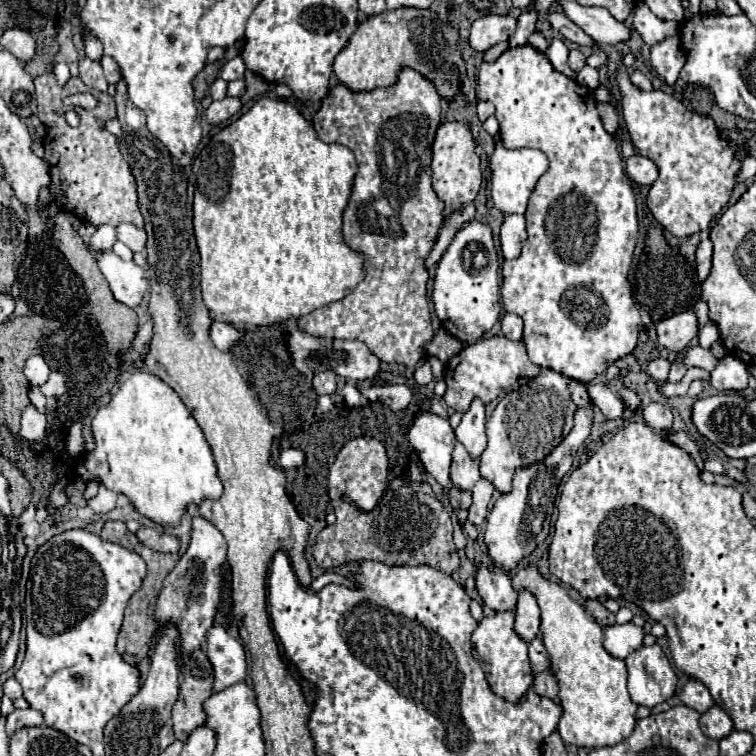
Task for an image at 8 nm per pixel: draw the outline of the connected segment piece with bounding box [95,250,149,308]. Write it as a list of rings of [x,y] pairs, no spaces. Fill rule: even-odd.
[[[113,250],[95,252],[95,260],[103,266],[103,276],[109,280],[115,300],[123,300],[125,306],[135,308],[149,288],[145,268],[137,266],[133,260],[121,260]]]

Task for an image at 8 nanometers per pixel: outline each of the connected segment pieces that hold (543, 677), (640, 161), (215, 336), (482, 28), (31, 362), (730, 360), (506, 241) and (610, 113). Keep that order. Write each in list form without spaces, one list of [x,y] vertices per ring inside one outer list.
[[[541,672],[537,674],[535,678],[535,684],[533,684],[533,690],[541,696],[547,696],[547,698],[553,698],[557,700],[557,682],[553,678],[551,672]]]
[[[639,154],[627,158],[625,170],[627,170],[629,178],[631,178],[635,184],[639,184],[639,186],[651,186],[651,184],[657,180],[657,176],[659,176],[657,166],[655,166],[649,158],[639,156]]]
[[[215,320],[211,326],[211,340],[219,350],[229,350],[231,344],[241,338],[243,338],[243,332],[233,328],[231,324],[223,324],[223,322]]]
[[[487,14],[473,22],[469,44],[477,52],[485,52],[491,46],[509,40],[517,30],[517,18]]]
[[[31,356],[25,362],[25,376],[33,386],[41,386],[49,376],[49,366],[41,356]]]
[[[727,354],[717,362],[715,370],[711,372],[709,382],[717,390],[743,390],[747,388],[747,378],[749,378],[749,372],[747,372],[745,362]]]
[[[521,214],[505,216],[505,220],[501,224],[501,250],[507,260],[517,258],[521,254],[521,246],[525,242],[525,238],[527,238],[525,218]]]
[[[597,104],[597,110],[599,110],[599,116],[603,120],[603,126],[609,134],[615,134],[617,128],[619,128],[619,118],[617,118],[617,110],[611,106],[611,104]]]

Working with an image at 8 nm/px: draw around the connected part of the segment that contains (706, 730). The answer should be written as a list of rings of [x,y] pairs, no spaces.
[[[713,706],[711,710],[707,710],[707,712],[701,716],[699,724],[701,724],[703,734],[709,736],[709,738],[713,738],[713,740],[721,740],[721,738],[725,738],[725,736],[729,736],[729,734],[733,732],[733,722],[731,722],[731,718],[729,718],[727,712],[725,712],[723,708],[719,708],[719,706]]]

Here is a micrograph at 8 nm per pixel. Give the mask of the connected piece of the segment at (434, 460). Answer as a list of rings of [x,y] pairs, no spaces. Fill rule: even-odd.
[[[423,412],[415,418],[407,438],[409,444],[417,450],[417,456],[423,462],[425,470],[443,488],[451,488],[449,464],[457,438],[453,434],[449,420],[433,412]]]

